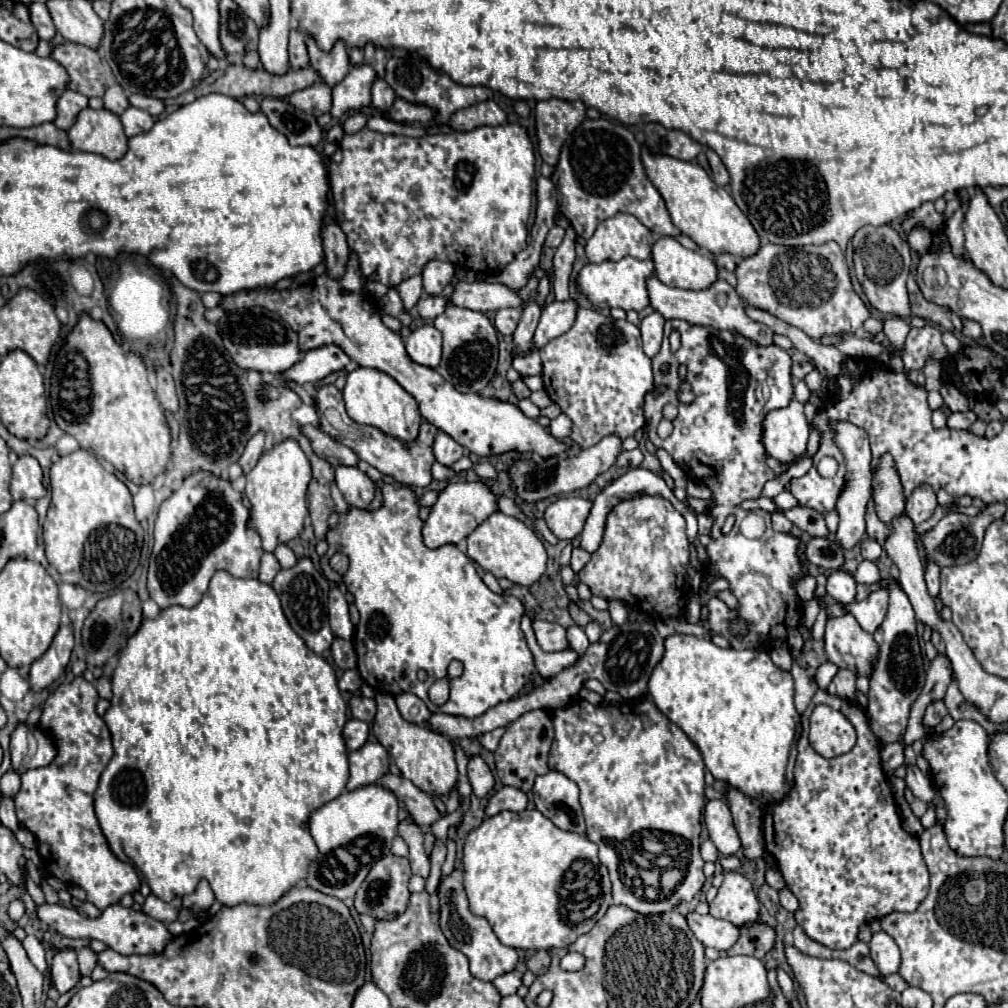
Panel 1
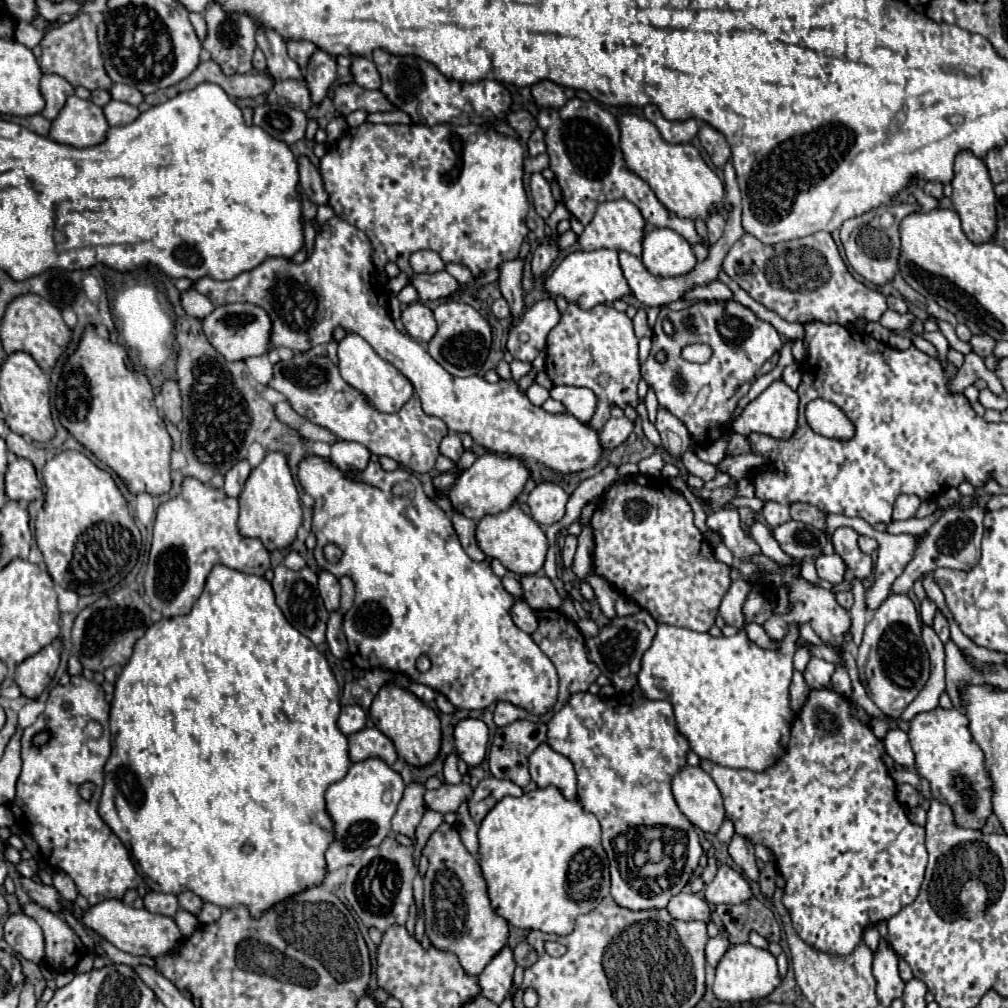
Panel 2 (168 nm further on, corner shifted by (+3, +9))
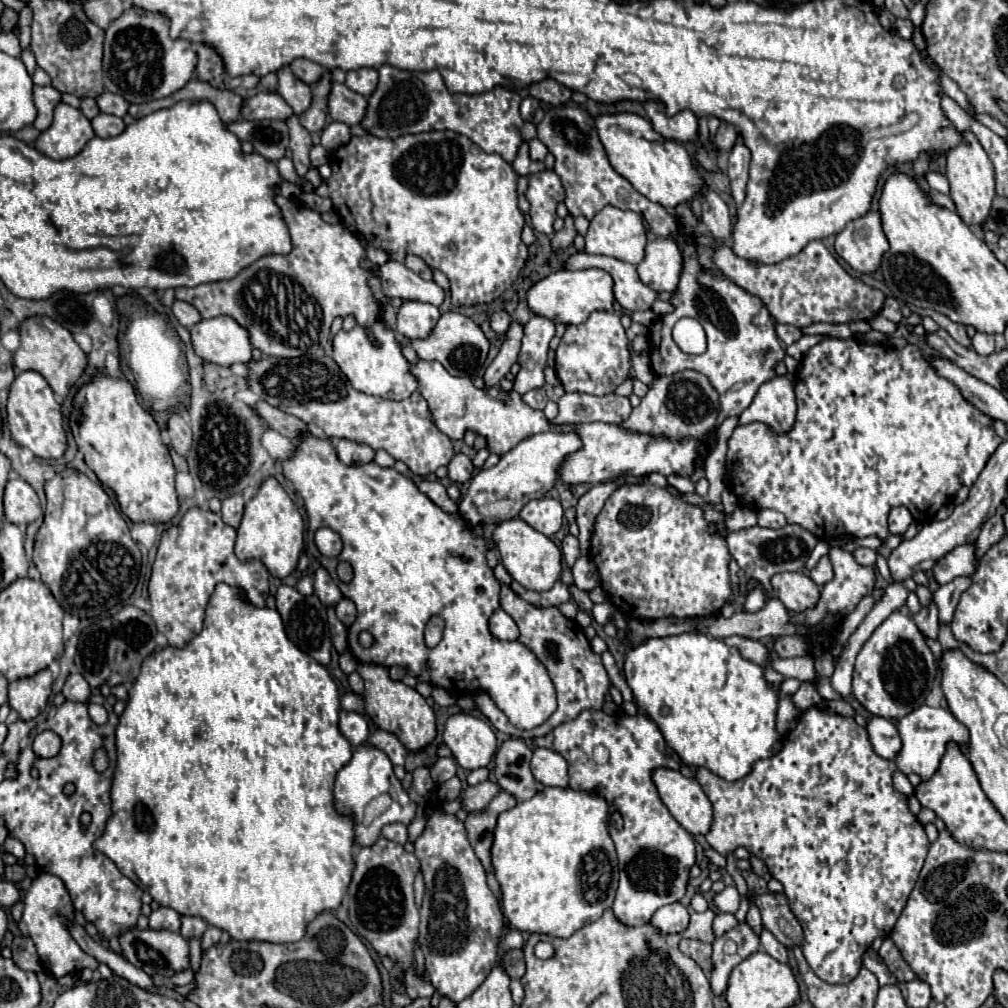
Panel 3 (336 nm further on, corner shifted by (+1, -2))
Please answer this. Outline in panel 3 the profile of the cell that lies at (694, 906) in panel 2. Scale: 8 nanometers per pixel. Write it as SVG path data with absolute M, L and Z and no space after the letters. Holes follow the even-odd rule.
M670 903L666 907L660 907L652 915L650 923L658 927L658 931L668 935L668 933L682 933L688 927L688 919L690 919L690 913L682 903Z

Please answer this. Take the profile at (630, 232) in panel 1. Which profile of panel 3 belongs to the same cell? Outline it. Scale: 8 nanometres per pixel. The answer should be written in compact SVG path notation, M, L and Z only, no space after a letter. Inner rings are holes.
M606 205L592 217L588 233L586 233L586 251L588 253L606 255L606 257L614 257L614 259L638 265L644 259L644 247L646 247L646 229L644 229L644 221L638 213Z

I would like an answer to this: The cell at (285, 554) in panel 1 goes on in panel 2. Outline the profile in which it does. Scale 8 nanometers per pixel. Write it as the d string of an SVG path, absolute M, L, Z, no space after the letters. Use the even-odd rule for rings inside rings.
M290 550L290 552L286 554L286 558L284 558L284 566L288 566L290 570L300 570L300 568L306 566L306 562L302 560L302 556L300 556L298 552Z

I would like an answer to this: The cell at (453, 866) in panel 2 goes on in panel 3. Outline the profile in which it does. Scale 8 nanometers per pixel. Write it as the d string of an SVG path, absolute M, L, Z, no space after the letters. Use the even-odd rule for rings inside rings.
M430 805L430 809L432 813L428 815L424 833L414 843L414 853L420 859L426 883L426 895L420 907L420 947L426 955L426 971L434 989L442 997L448 997L452 1003L460 1003L484 983L484 979L496 965L498 941L502 933L502 911L498 907L498 899L486 883L486 871L482 863L468 843L464 823L456 819L456 815L444 813L438 805Z

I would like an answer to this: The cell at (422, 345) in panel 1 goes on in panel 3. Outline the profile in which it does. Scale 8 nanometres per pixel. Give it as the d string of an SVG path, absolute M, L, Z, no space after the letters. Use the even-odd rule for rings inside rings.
M402 301L402 307L398 309L398 333L408 339L426 337L438 319L440 311L432 303Z

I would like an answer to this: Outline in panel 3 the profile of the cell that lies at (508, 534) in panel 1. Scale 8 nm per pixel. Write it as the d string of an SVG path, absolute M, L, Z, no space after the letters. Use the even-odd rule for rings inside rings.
M520 517L510 521L502 521L494 531L494 545L500 551L500 559L514 581L524 585L530 591L548 591L552 589L554 581L560 579L562 573L562 551L540 531L532 529Z

